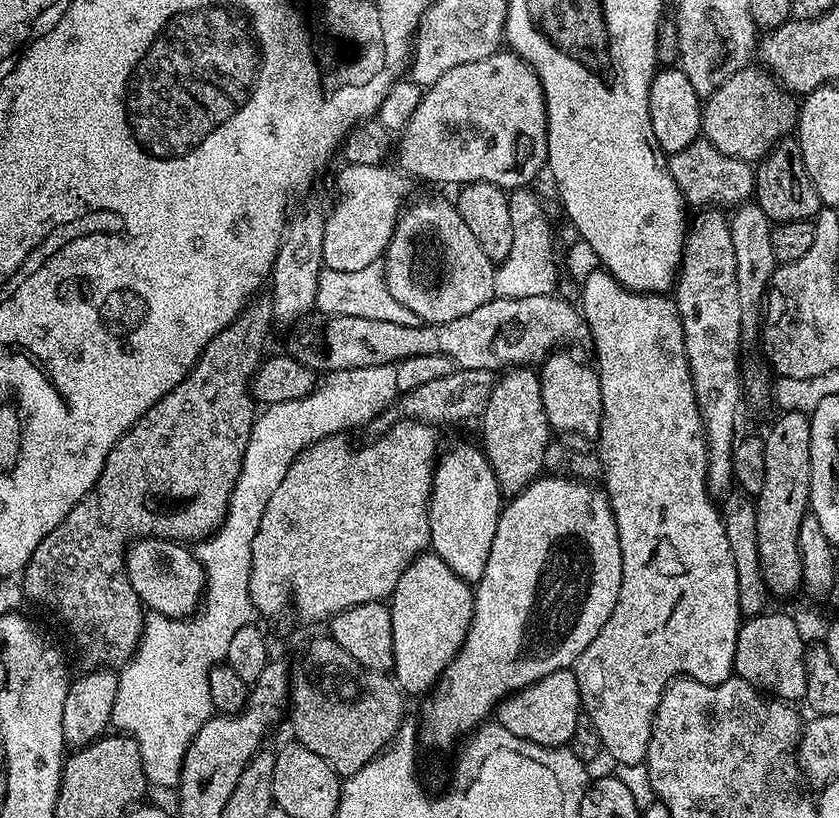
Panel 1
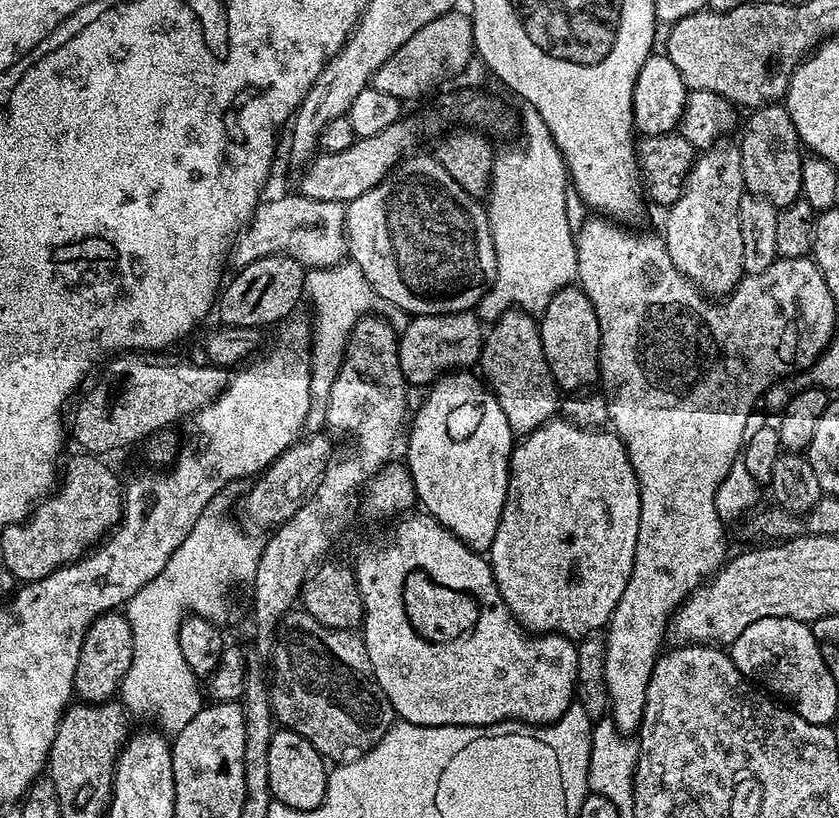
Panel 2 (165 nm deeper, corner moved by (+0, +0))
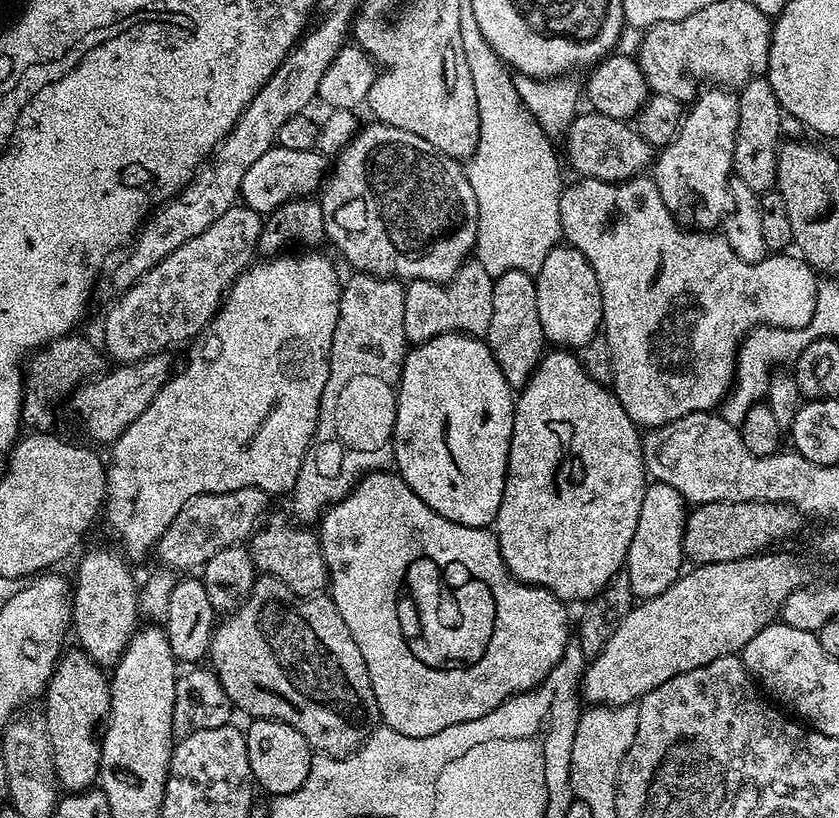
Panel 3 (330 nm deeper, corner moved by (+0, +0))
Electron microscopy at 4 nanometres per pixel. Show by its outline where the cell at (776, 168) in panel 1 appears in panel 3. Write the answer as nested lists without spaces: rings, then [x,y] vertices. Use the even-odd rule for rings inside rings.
[[[766,78],[746,82],[739,89],[740,109],[738,110],[738,134],[734,138],[732,171],[735,179],[746,182],[750,190],[758,194],[771,192],[776,187],[778,154],[782,143],[780,118],[782,109],[774,94],[774,86]]]

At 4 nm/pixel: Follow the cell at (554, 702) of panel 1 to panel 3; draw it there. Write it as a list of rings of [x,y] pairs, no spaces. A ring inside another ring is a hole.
[[[395,471],[369,472],[362,477],[349,496],[333,504],[320,517],[318,539],[328,567],[330,595],[338,606],[338,614],[342,614],[342,622],[346,622],[354,642],[358,642],[362,658],[366,658],[366,670],[370,674],[370,686],[374,686],[374,698],[378,698],[381,721],[387,727],[398,730],[398,734],[426,738],[430,734],[438,734],[438,730],[446,730],[446,726],[474,722],[474,718],[482,718],[498,710],[498,706],[505,704],[512,696],[537,688],[564,657],[570,642],[565,601],[559,600],[550,590],[513,578],[500,553],[495,531],[462,526],[458,522],[450,522],[450,518],[442,518],[442,514],[430,510],[430,506],[426,506],[426,502],[422,502],[422,498],[418,498],[418,494],[414,494],[414,490],[410,490],[407,482]]]

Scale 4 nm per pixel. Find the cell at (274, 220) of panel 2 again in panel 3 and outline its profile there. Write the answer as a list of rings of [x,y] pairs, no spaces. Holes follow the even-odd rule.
[[[234,206],[214,226],[202,230],[198,238],[190,238],[174,254],[162,258],[158,266],[111,305],[113,308],[104,320],[103,347],[107,355],[120,364],[135,364],[156,352],[171,349],[171,344],[199,336],[223,304],[233,282],[253,263],[261,231],[261,213]]]

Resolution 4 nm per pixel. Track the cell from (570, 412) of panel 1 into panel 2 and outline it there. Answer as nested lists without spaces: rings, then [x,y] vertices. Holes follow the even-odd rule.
[[[578,286],[558,289],[554,298],[550,298],[550,306],[546,306],[538,323],[542,338],[542,350],[546,354],[550,374],[556,379],[557,389],[571,394],[585,386],[595,385],[600,375],[600,327],[598,326],[598,314],[594,310],[590,298],[586,298],[582,289]]]

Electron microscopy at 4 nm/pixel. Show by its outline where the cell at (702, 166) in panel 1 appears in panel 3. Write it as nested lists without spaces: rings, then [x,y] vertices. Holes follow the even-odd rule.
[[[591,110],[585,111],[586,114],[577,115],[576,120],[570,126],[566,143],[568,143],[568,160],[566,156],[566,164],[573,168],[580,178],[591,178],[594,180],[606,180],[609,182],[619,182],[622,180],[630,180],[634,176],[641,175],[645,171],[644,168],[653,163],[654,149],[652,145],[646,142],[646,138],[642,138],[635,130],[631,123],[623,120],[615,120],[614,118],[606,118],[600,112]]]

